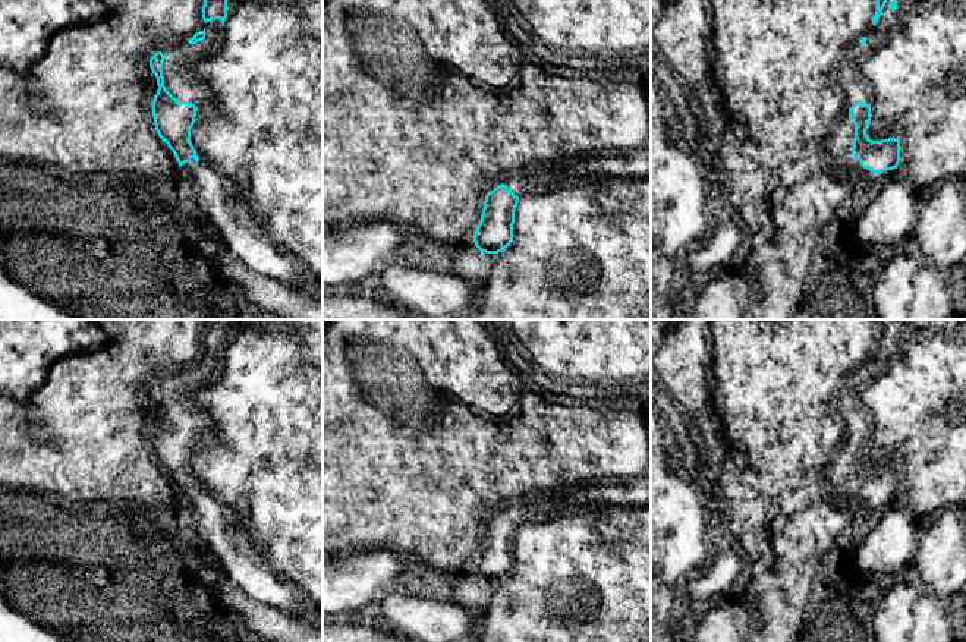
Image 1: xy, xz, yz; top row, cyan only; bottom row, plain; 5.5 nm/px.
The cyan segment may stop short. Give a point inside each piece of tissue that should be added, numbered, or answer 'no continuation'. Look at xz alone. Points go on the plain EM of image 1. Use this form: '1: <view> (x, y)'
1: xz (525, 509)

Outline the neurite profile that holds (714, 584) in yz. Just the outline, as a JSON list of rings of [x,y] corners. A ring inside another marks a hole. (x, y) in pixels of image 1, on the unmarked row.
[[[724,532],[709,535],[711,557],[704,570],[690,576],[687,589],[701,607],[723,602],[742,570],[736,542]]]

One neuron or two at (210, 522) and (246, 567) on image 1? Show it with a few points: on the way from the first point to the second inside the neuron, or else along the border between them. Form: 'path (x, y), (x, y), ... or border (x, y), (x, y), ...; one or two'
path (214, 534), (235, 556); one

